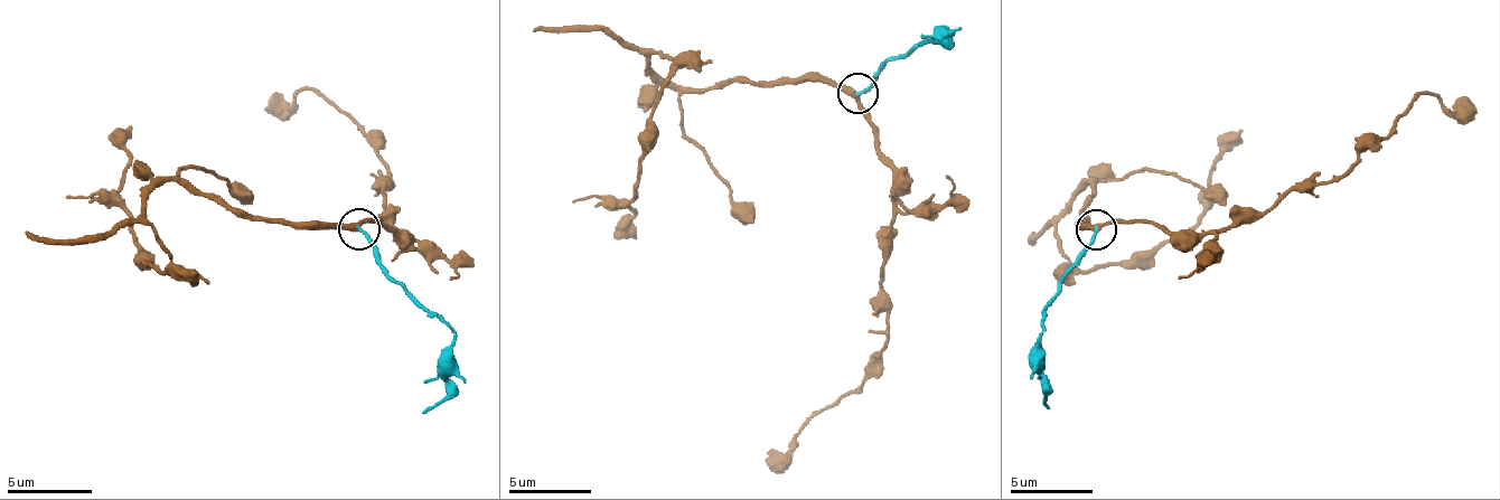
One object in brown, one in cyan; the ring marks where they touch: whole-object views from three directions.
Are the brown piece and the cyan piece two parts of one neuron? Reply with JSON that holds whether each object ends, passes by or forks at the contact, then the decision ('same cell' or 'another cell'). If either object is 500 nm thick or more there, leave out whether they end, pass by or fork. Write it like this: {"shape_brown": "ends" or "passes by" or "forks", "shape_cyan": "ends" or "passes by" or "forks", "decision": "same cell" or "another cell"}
{"shape_brown": "passes by", "shape_cyan": "ends", "decision": "same cell"}

